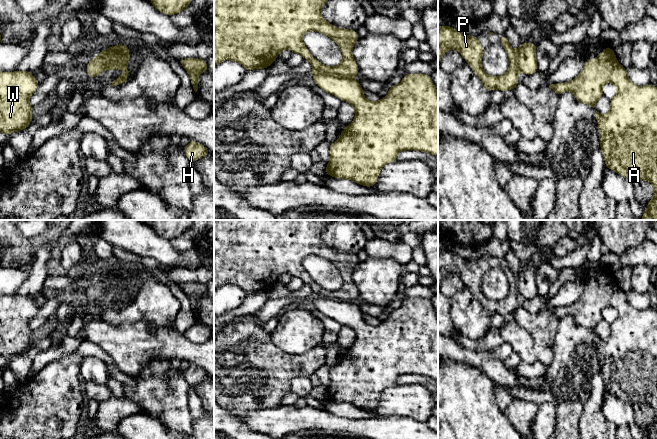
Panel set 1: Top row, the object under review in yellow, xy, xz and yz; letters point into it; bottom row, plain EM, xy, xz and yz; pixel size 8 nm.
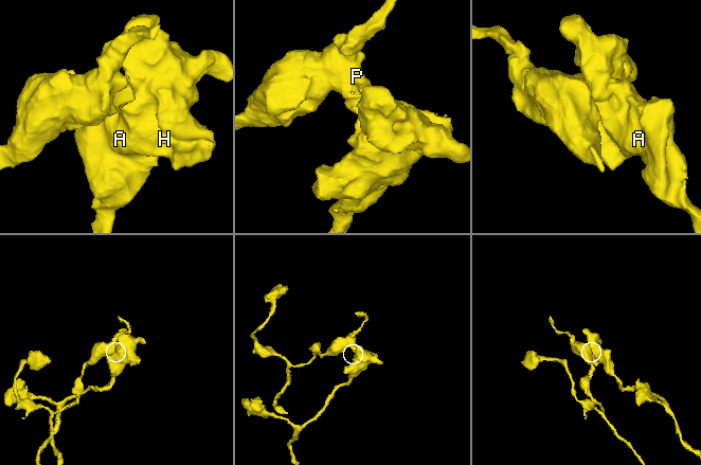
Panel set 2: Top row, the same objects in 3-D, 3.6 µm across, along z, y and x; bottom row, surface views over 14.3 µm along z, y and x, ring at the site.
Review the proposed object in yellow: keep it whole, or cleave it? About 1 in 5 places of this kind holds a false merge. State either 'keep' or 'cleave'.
cleave

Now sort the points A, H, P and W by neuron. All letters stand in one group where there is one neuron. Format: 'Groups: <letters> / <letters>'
Groups: A H / P W

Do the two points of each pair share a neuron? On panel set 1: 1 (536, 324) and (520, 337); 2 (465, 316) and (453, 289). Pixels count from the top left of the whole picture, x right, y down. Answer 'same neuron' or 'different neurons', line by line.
1: different neurons
2: same neuron

